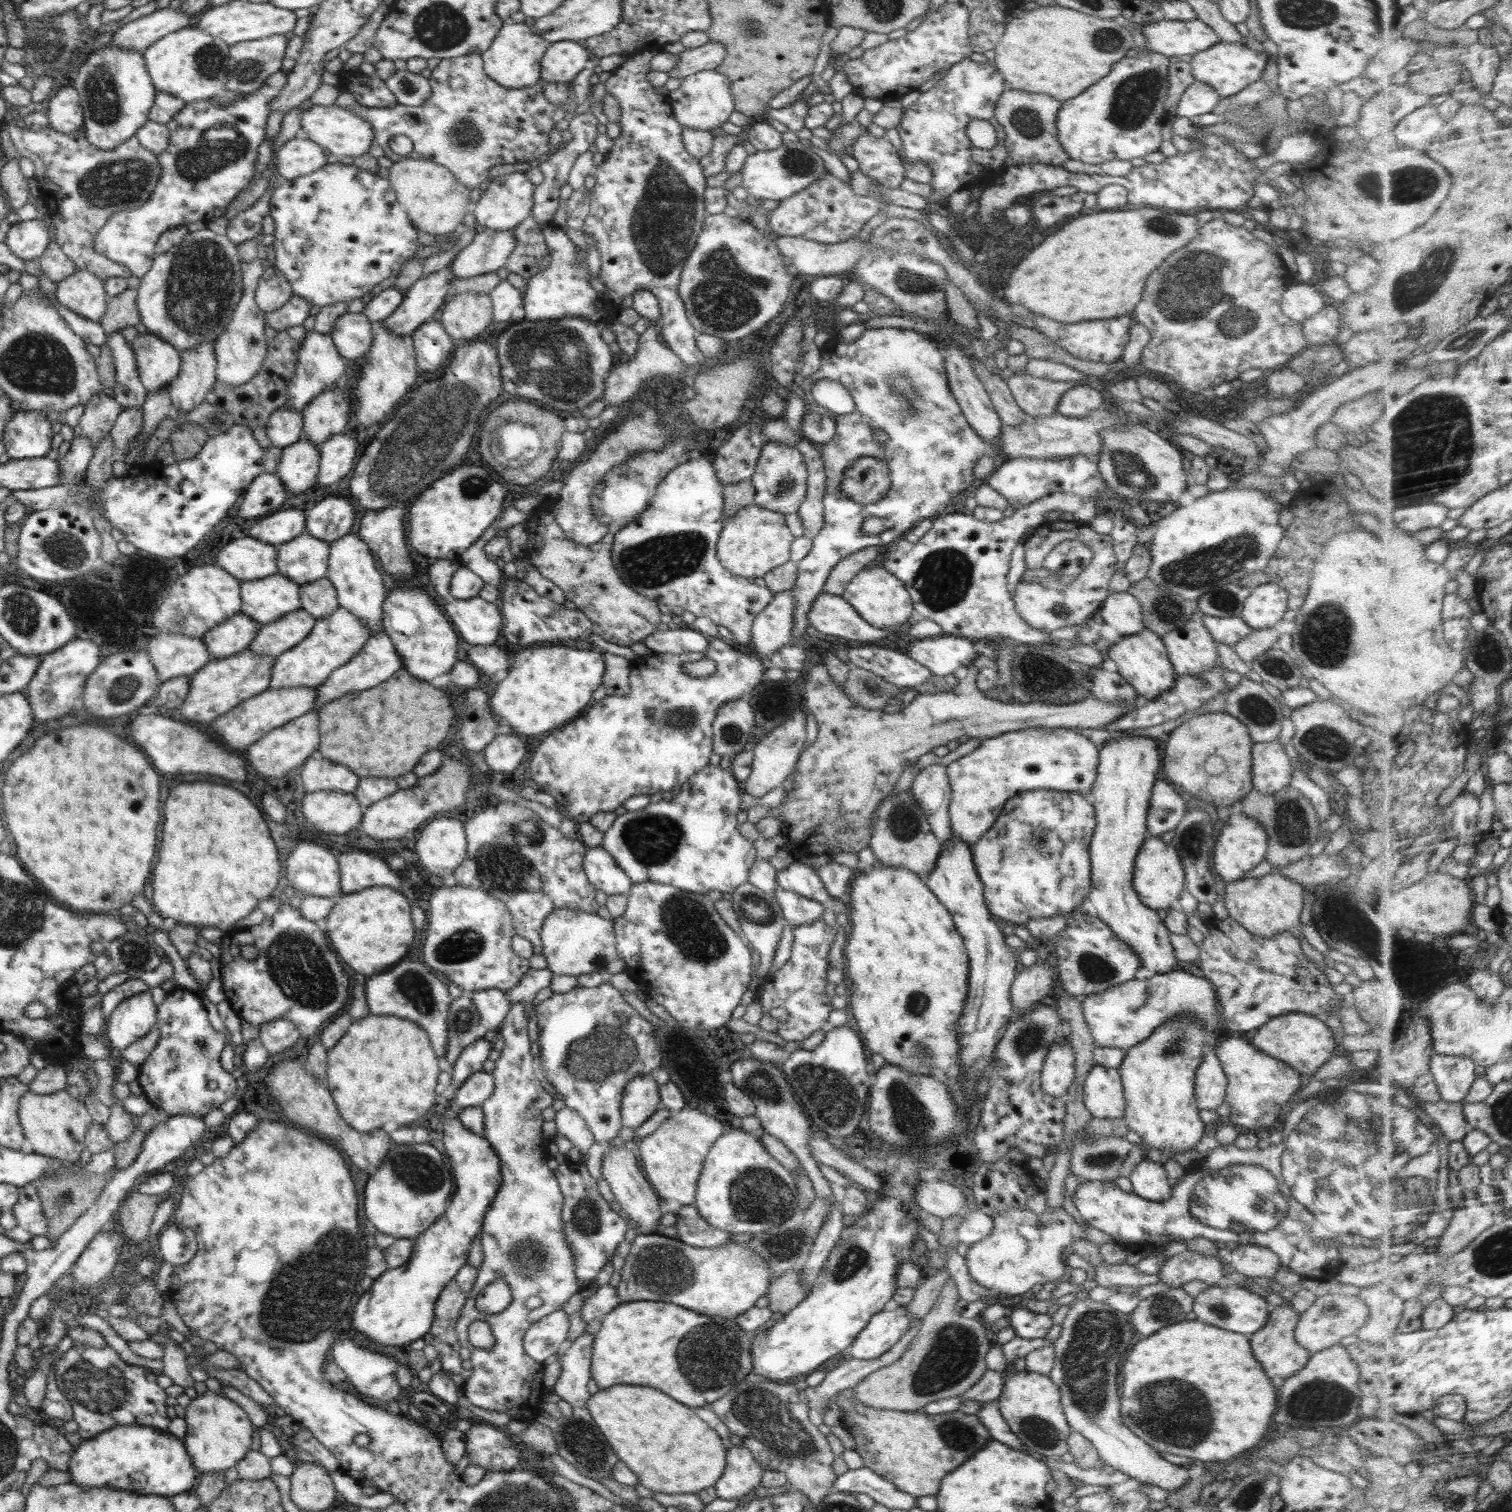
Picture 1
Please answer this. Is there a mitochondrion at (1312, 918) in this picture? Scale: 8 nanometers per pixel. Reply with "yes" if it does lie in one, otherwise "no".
no

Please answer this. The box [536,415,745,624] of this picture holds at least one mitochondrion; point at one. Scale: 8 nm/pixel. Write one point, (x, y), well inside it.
(657, 562)

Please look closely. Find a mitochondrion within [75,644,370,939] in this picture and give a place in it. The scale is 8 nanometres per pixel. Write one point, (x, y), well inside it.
(125, 688)

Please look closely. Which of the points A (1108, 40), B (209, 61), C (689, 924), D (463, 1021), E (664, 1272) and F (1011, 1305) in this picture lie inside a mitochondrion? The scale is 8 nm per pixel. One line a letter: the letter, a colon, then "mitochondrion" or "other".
A: mitochondrion
B: mitochondrion
C: mitochondrion
D: mitochondrion
E: mitochondrion
F: other

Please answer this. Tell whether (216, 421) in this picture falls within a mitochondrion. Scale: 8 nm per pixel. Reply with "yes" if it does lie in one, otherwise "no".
no

